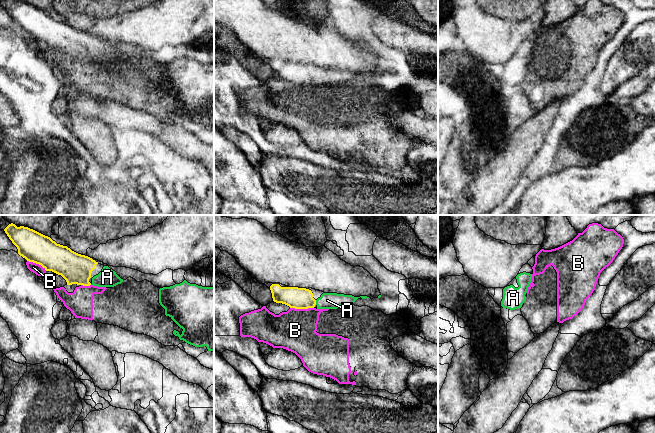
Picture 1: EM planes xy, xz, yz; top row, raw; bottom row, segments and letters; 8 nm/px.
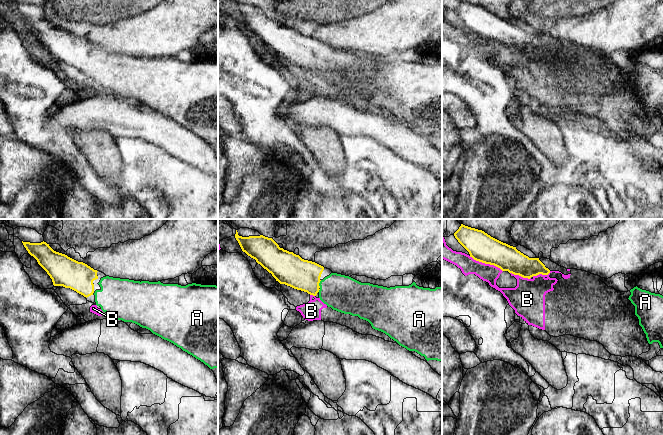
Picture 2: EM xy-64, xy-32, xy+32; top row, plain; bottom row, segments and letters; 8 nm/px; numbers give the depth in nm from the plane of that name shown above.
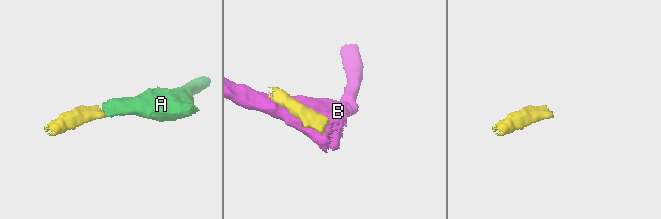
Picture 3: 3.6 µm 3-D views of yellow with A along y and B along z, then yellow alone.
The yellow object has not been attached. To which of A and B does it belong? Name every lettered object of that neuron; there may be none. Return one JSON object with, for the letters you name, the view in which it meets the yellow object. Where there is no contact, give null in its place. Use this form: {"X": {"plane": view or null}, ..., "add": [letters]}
{"A": {"plane": "xz"}, "add": ["A"]}

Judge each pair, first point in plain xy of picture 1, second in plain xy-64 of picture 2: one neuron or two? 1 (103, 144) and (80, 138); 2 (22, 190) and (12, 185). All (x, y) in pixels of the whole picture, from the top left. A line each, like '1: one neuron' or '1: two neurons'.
1: one neuron
2: two neurons

